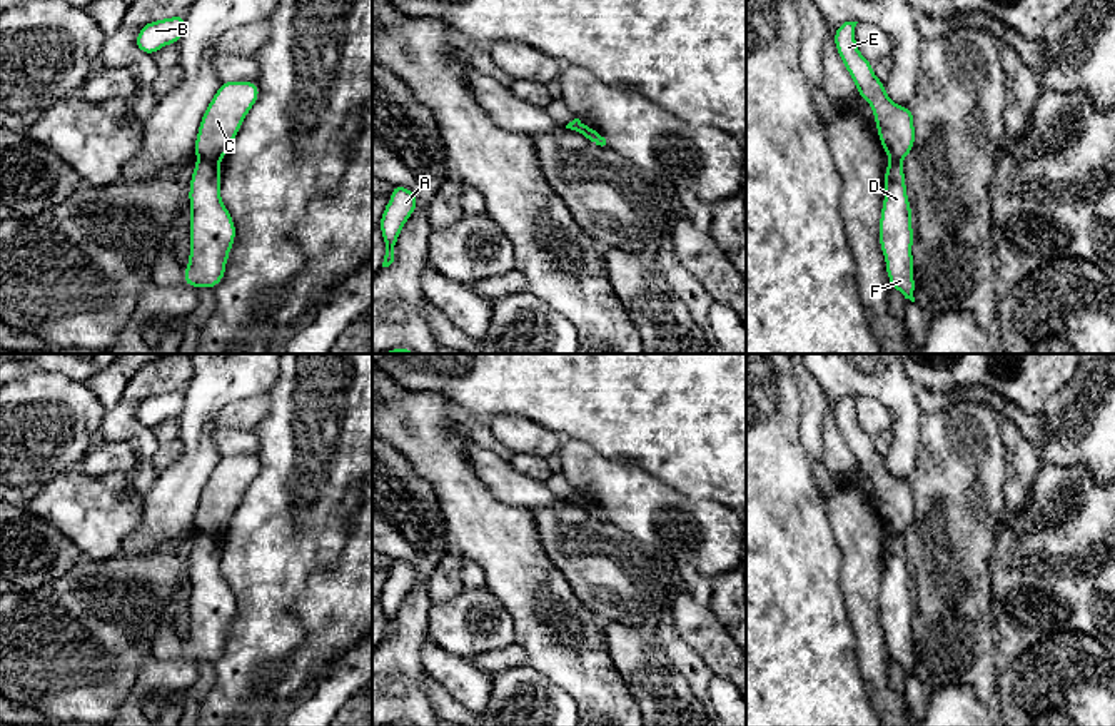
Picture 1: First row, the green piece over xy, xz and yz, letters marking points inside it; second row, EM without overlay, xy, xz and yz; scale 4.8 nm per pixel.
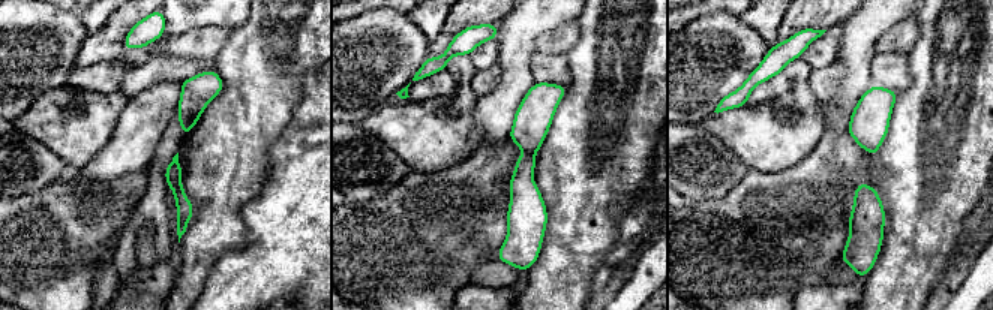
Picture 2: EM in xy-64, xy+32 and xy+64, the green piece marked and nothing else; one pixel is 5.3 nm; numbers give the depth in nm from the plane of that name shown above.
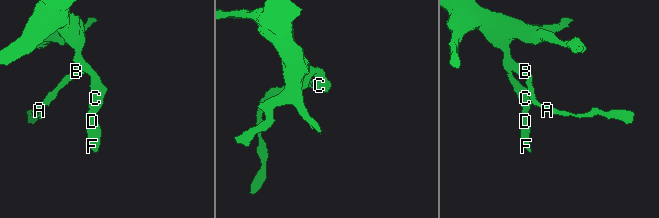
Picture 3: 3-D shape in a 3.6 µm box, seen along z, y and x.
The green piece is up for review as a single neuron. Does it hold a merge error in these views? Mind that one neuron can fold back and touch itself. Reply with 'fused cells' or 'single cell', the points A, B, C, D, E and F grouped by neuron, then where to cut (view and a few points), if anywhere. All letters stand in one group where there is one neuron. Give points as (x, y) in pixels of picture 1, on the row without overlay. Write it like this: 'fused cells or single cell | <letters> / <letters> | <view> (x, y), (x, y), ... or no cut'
fused cells | A B C E / D F | xy (199, 531), (217, 538)

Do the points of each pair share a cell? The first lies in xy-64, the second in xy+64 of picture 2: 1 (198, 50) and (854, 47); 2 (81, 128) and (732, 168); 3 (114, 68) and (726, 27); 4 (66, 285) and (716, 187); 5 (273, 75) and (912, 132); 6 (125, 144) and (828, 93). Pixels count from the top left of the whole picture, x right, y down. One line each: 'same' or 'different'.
1: different
2: different
3: different
4: different
5: same
6: different

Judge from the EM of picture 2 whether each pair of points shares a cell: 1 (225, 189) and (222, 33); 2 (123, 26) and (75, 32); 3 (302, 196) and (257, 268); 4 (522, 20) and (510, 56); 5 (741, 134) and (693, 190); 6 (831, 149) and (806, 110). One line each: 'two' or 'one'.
1: two
2: two
3: one
4: one
5: two
6: two

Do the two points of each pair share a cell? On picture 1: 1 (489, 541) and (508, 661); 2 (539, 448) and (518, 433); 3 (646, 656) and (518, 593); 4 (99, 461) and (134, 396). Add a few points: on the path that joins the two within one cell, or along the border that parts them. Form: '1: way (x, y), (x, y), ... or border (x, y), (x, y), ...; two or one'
1: way (518, 573), (528, 583), (528, 638); one
2: way (534, 443), (523, 436); one
3: way (615, 656), (586, 656), (549, 620); one
4: way (116, 444), (121, 439), (124, 413); one

